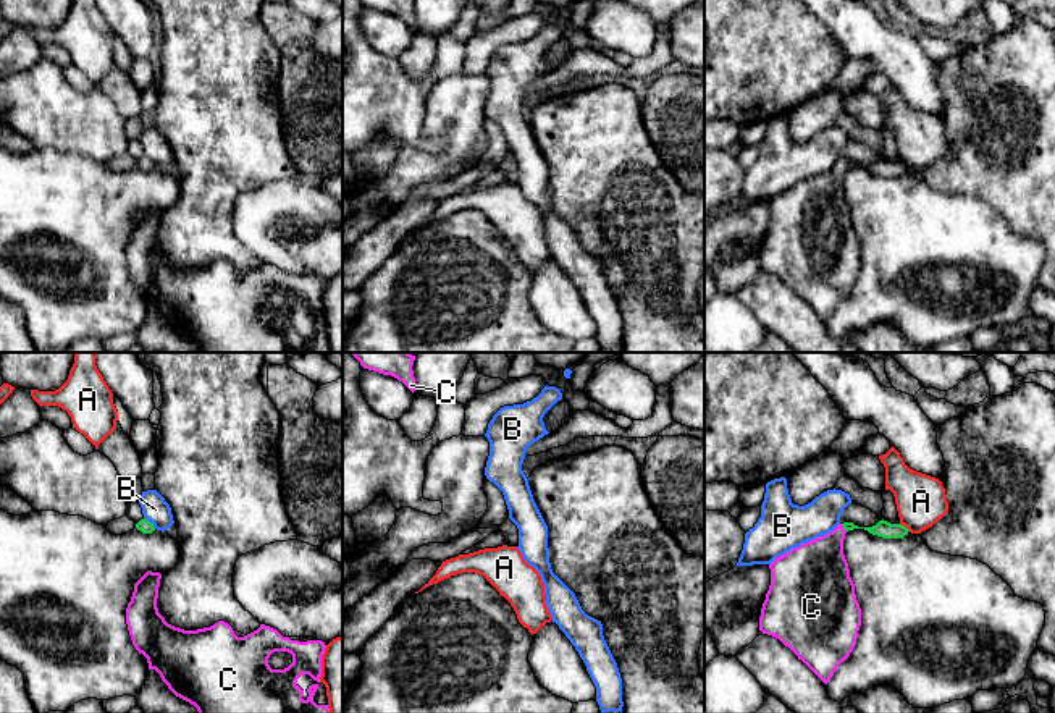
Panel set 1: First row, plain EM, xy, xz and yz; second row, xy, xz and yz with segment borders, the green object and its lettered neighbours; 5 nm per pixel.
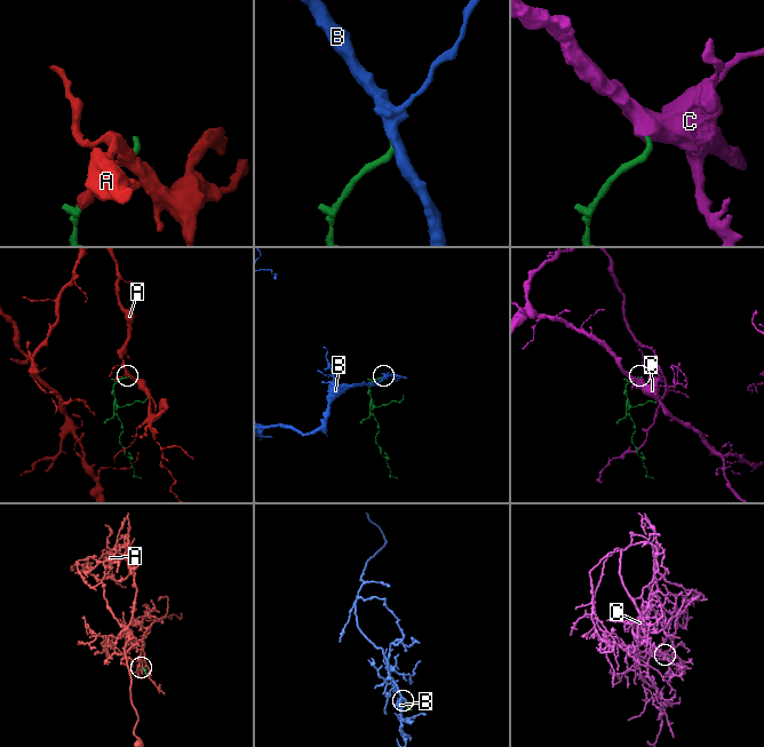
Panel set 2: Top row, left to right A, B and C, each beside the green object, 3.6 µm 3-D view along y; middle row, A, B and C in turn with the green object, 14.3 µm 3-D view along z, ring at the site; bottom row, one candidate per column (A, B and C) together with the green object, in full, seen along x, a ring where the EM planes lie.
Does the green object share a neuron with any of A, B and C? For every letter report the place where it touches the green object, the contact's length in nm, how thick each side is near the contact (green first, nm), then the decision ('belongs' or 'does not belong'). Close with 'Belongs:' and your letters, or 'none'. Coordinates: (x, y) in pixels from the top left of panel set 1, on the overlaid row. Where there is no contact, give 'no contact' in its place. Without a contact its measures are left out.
A: yz (903, 526) | 70 nm | 90/240 nm | does not belong
B: xy (151, 523) | 80 nm | 70/140 nm | does not belong
C: yz (844, 527) | 50 nm | 90/300 nm | belongs
Belongs: C

